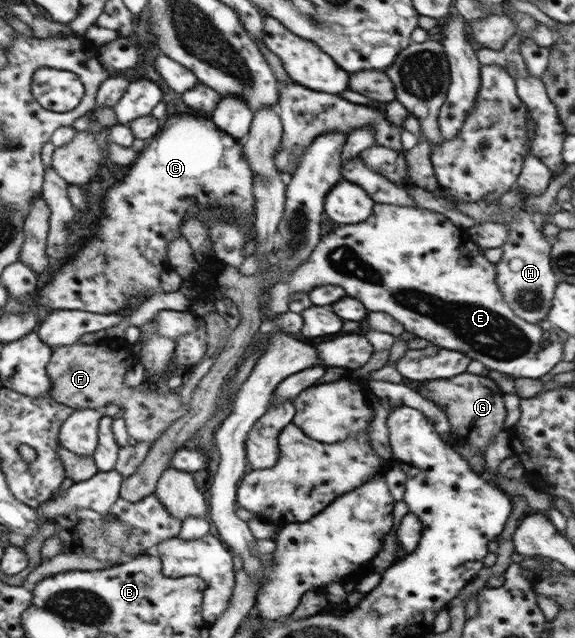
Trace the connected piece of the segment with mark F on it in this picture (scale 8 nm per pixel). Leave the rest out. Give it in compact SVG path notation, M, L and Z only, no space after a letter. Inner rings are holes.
M76 343L72 346L54 348L51 360L47 365L49 376L50 393L49 396L60 404L64 404L74 409L103 409L108 404L120 406L120 416L124 419L127 431L137 442L154 442L177 418L184 416L188 412L190 404L182 404L180 396L173 391L167 394L160 390L151 391L149 388L137 386L129 388L125 385L124 375L133 368L138 361L136 355L129 348L114 349L111 346L90 345Z

